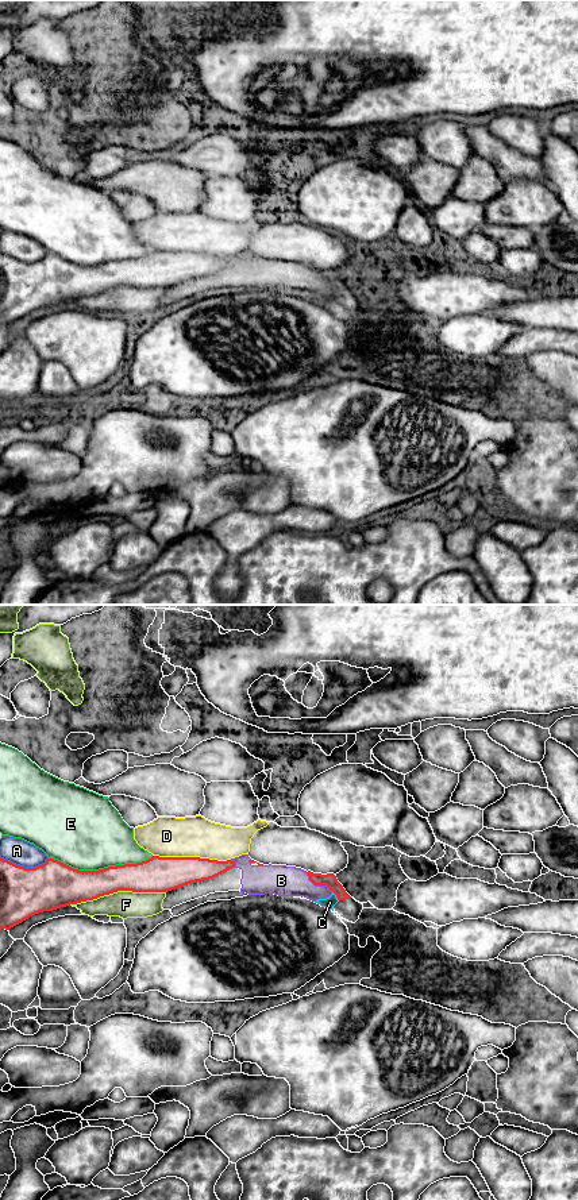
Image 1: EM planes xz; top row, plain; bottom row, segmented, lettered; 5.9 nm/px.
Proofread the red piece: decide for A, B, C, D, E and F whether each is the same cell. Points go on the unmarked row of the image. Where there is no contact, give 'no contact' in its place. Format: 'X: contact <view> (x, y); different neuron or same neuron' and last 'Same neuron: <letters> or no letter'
A: contact xz (23, 262); different neuron
B: contact xz (318, 280); different neuron
C: contact xz (336, 292); different neuron
D: contact xz (192, 253); different neuron
E: contact xz (100, 265); different neuron
F: contact xz (116, 286); different neuron
Same neuron: no letter

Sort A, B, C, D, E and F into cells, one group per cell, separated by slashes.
A / B C / D / E / F

